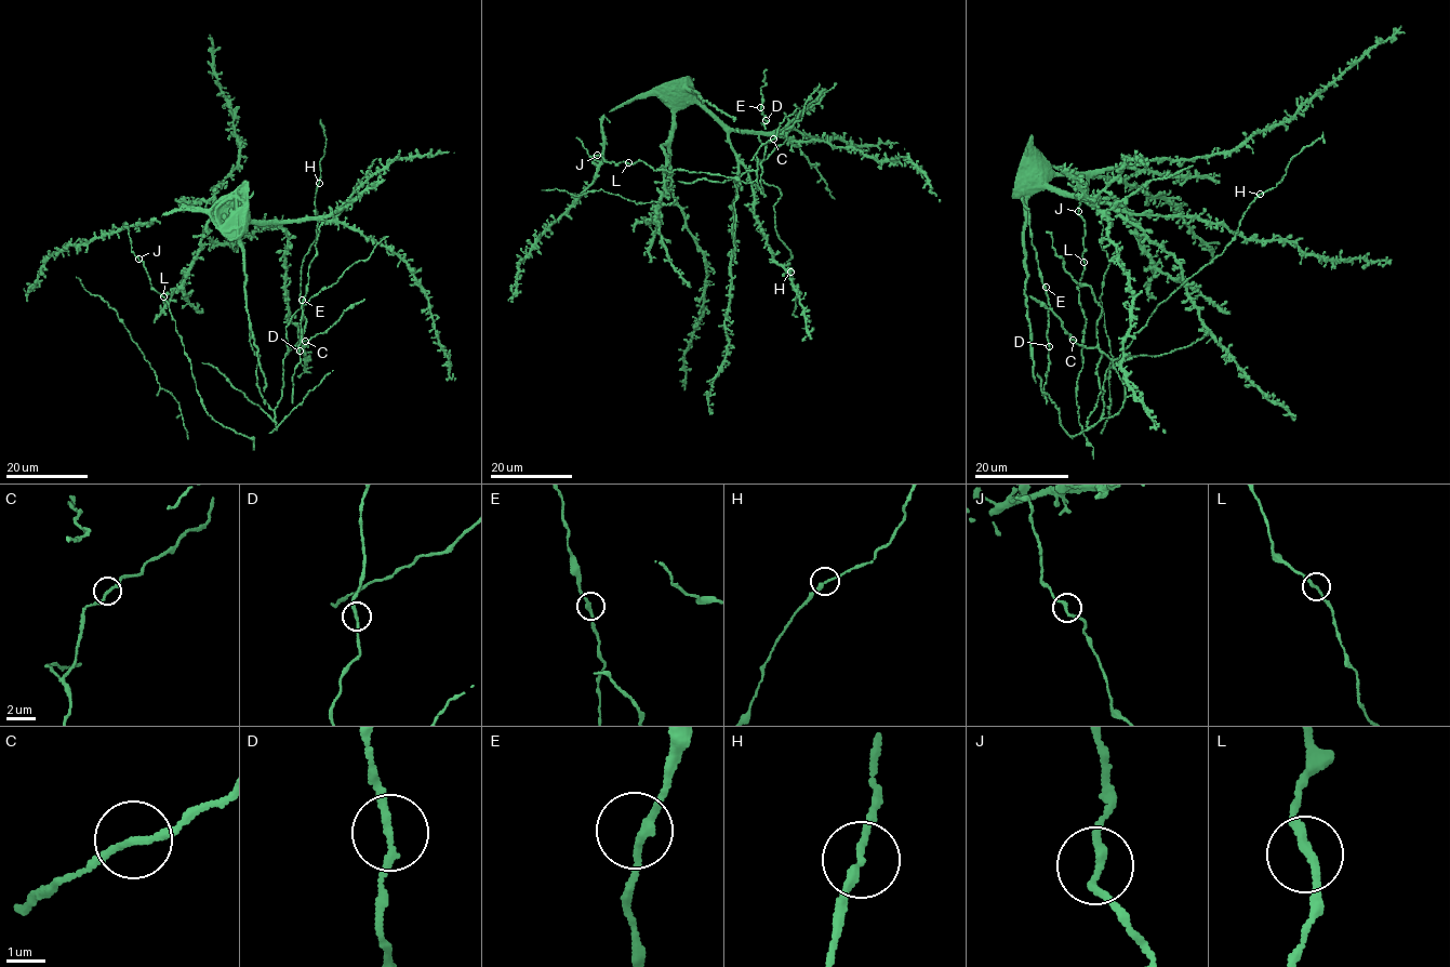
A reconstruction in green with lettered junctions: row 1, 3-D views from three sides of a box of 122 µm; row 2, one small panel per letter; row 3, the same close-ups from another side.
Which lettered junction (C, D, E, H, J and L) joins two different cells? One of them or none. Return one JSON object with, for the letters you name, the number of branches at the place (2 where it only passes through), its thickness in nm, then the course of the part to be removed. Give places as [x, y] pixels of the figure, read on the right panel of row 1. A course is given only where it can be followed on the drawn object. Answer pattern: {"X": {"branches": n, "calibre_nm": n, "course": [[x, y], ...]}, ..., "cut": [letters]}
{"cut": []}

